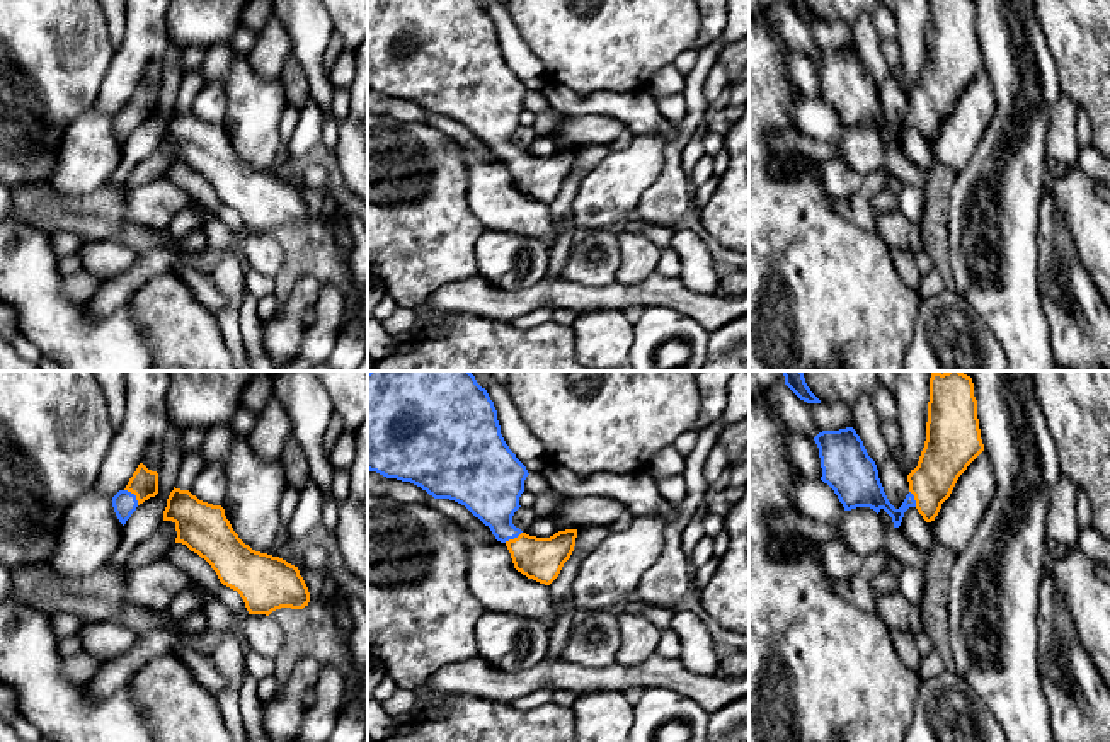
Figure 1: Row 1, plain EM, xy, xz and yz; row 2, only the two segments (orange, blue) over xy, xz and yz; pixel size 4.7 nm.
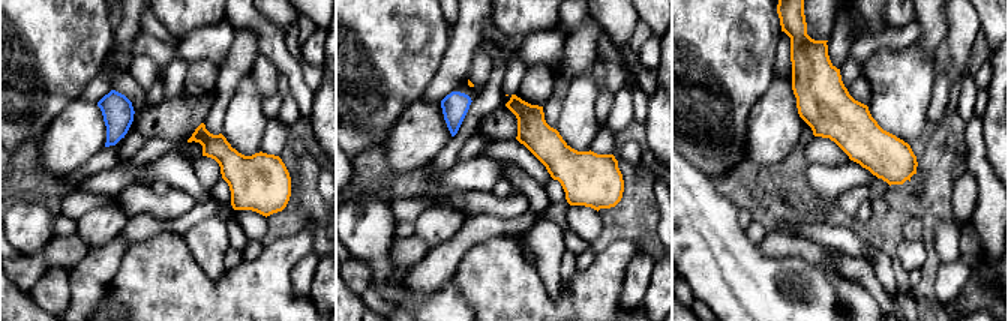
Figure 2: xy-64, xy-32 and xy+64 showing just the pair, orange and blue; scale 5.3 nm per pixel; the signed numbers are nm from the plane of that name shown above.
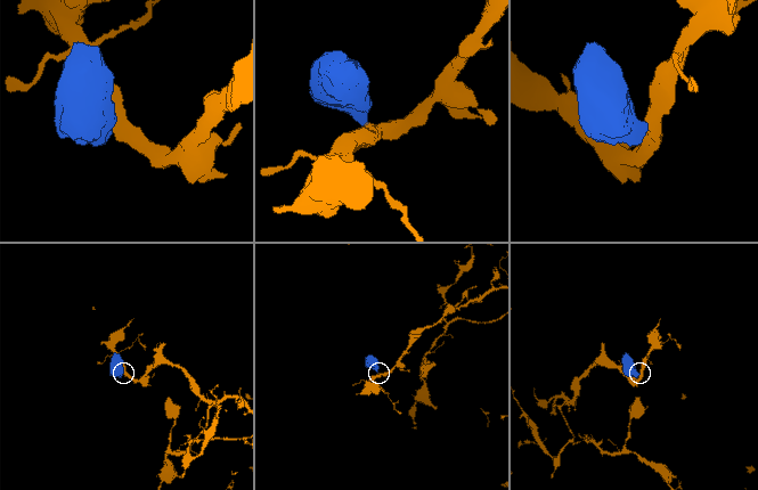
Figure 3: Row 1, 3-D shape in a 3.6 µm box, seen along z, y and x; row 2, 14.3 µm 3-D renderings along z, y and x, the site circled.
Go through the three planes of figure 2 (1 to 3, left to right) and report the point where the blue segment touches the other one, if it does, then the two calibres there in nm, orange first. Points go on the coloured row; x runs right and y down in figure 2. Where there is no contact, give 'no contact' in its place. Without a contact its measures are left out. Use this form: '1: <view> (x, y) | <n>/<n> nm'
1: no contact
2: no contact
3: no contact

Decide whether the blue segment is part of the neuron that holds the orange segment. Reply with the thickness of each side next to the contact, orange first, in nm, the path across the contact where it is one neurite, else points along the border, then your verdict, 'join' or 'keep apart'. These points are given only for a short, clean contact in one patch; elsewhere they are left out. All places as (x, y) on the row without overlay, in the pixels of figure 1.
140/120 nm | across xy (143, 102), (135, 113), (125, 121) | join

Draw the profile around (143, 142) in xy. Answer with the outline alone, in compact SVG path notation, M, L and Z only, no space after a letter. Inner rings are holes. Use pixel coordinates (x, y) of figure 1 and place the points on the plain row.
M170 44L162 56L162 83L158 88L158 112L136 126L123 145L123 158L114 168L104 187L123 187L131 170L145 158L153 155L163 140L167 117L175 106L180 78L180 48Z

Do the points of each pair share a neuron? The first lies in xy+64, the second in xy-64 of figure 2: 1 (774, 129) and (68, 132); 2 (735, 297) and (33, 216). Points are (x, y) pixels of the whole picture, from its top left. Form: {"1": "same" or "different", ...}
{"1": "same", "2": "same"}

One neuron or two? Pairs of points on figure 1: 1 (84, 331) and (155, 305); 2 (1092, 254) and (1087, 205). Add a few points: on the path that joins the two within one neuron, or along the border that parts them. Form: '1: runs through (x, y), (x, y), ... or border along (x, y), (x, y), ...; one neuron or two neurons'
1: border along (128, 302), (131, 317), (152, 348); two neurons
2: runs through (1092, 242), (1092, 220), (1088, 216); one neuron

